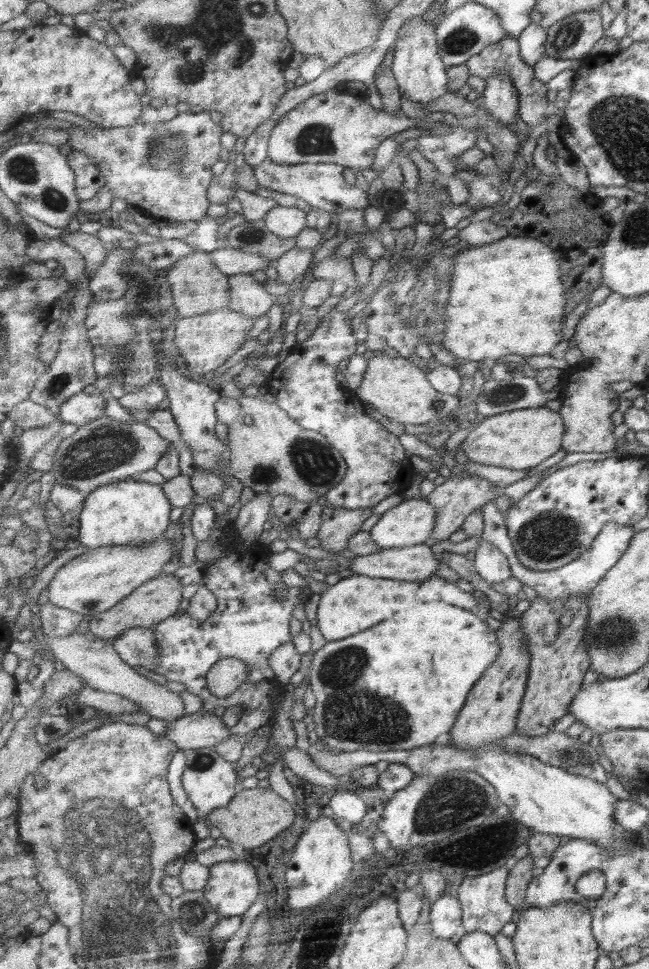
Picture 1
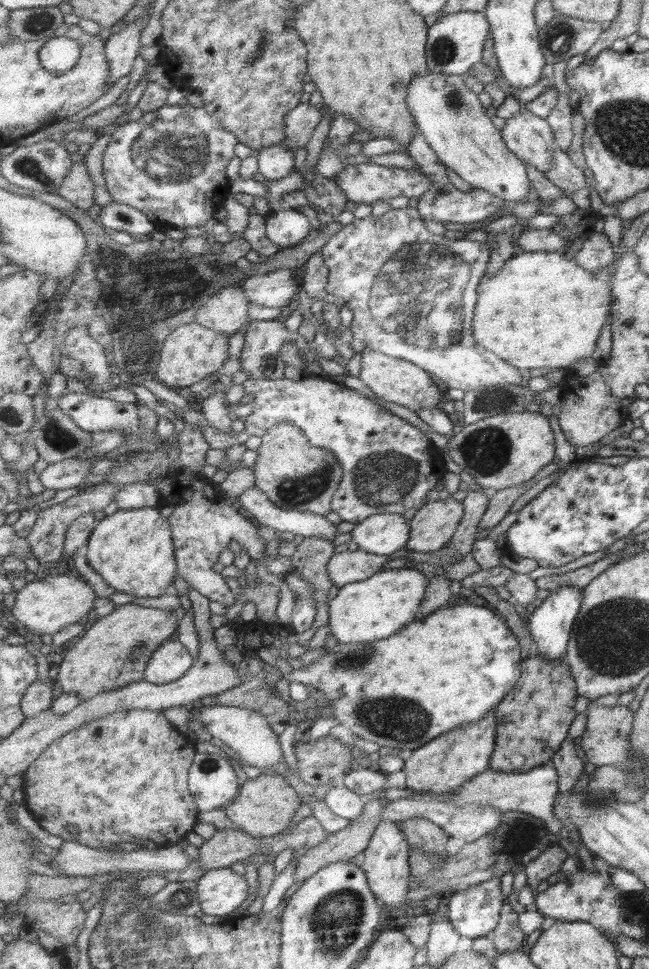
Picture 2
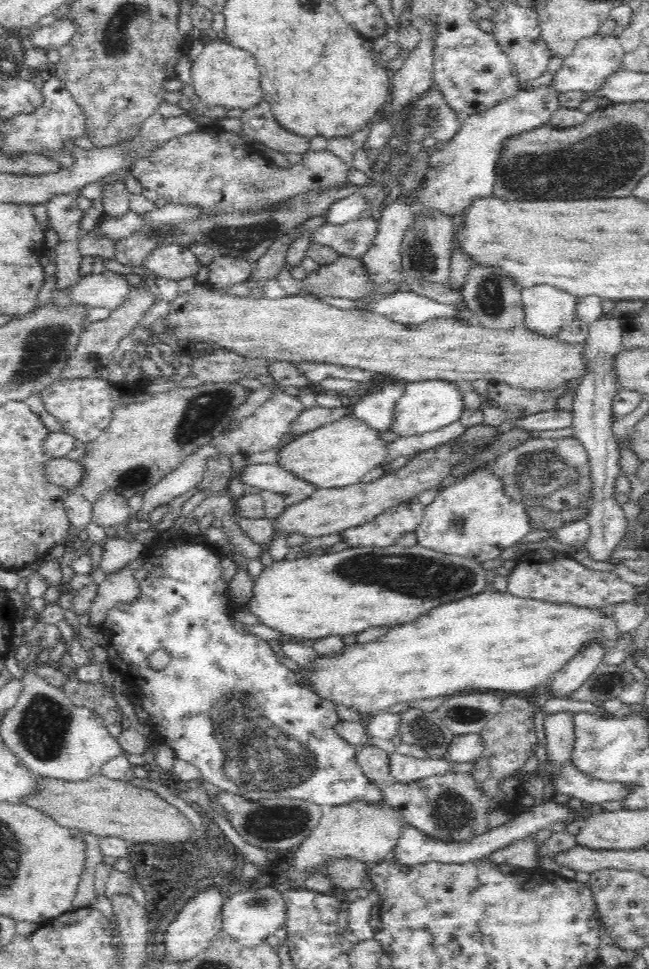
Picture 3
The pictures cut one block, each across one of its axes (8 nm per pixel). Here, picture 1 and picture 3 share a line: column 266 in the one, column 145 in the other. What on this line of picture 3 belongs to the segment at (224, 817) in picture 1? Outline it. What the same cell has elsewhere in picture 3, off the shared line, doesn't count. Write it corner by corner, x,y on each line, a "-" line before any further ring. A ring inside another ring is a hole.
101,772
84,780
69,781
41,777
40,794
28,796
24,804
42,809
61,825
79,828
100,837
116,836
128,844
184,844
194,834
194,824
153,790
128,780
114,780

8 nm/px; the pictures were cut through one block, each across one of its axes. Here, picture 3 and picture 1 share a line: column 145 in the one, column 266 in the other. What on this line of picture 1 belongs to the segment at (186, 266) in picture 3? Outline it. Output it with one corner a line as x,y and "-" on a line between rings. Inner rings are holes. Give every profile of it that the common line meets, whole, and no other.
231,246
217,248
211,253
215,260
215,266
221,272
226,273
228,277
237,274
252,275
257,270
266,269
270,261
259,254

